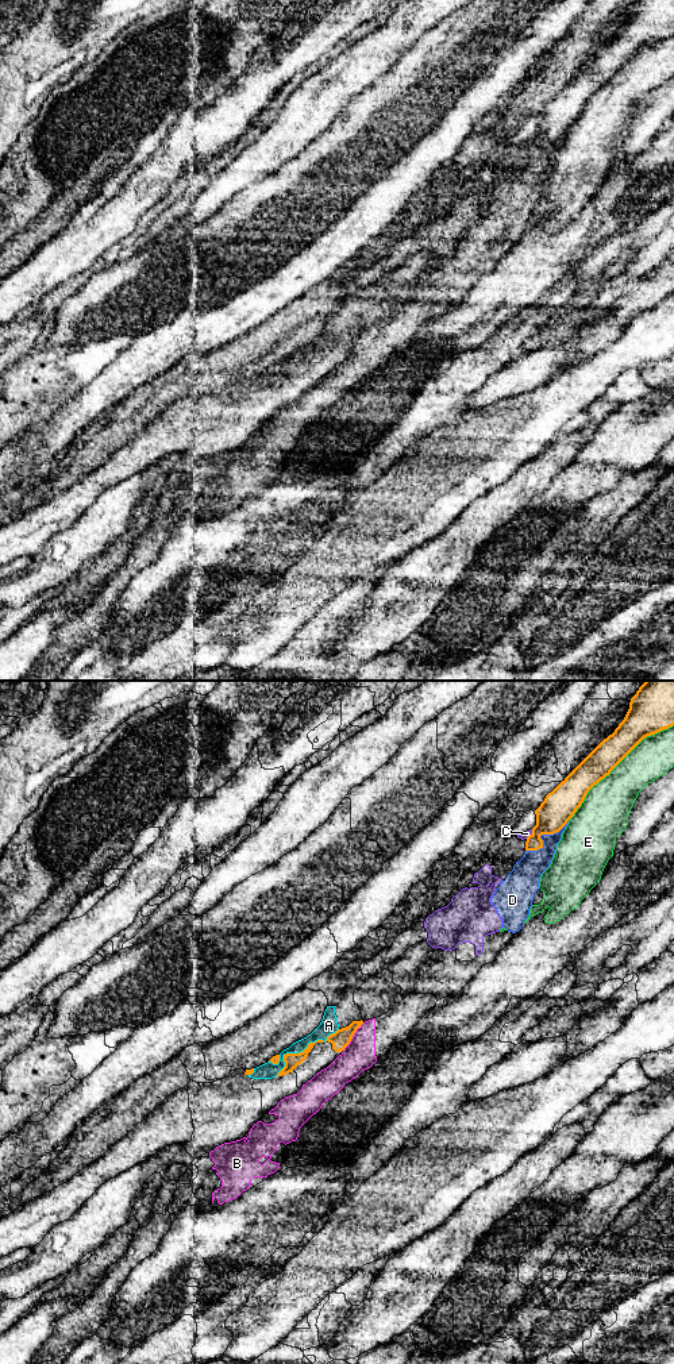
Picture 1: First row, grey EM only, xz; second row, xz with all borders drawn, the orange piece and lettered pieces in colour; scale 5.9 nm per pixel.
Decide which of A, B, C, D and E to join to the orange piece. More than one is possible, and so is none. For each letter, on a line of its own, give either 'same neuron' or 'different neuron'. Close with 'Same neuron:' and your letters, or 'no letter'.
A: different neuron
B: different neuron
C: different neuron
D: different neuron
E: different neuron
Same neuron: no letter

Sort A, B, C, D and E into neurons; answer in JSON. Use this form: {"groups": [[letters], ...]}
{"groups": [["A"], ["B", "C", "D"], ["E"]]}

